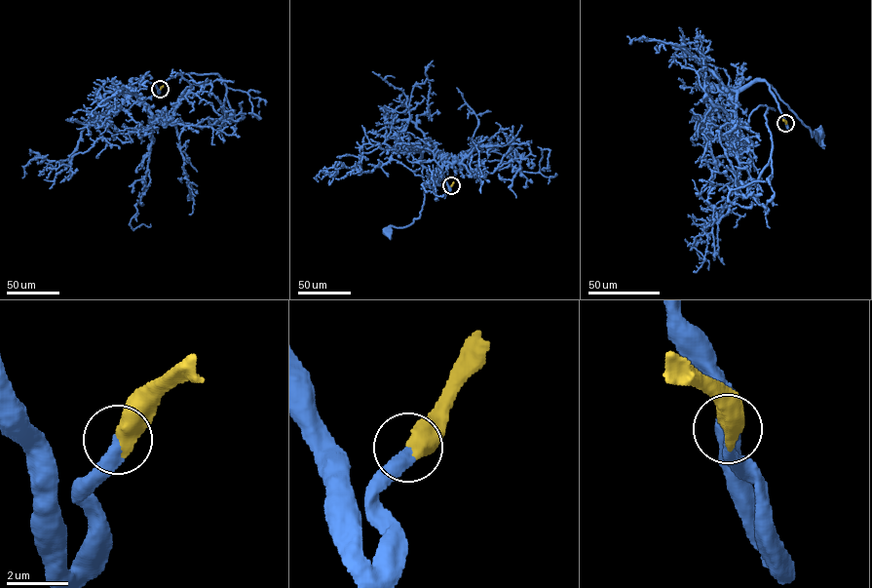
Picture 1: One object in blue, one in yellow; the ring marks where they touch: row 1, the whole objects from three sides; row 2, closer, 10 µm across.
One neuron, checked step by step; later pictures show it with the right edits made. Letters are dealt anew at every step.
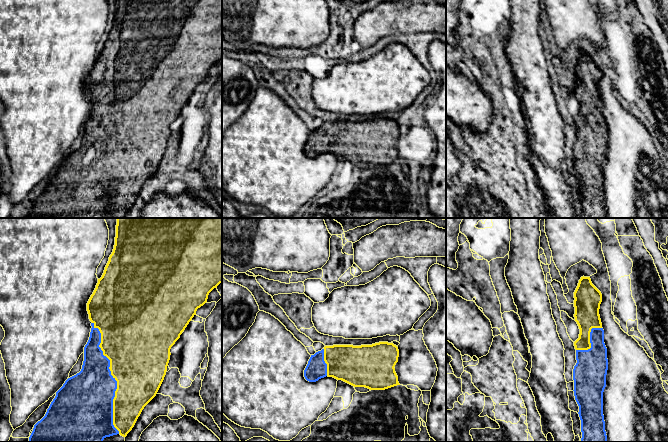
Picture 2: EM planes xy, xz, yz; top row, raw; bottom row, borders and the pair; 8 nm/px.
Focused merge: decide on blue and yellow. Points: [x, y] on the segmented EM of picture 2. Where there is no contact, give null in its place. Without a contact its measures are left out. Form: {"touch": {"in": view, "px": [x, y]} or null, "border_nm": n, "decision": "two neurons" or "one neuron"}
{"touch": {"in": "xy", "px": [112, 377]}, "border_nm": 900, "decision": "one neuron"}

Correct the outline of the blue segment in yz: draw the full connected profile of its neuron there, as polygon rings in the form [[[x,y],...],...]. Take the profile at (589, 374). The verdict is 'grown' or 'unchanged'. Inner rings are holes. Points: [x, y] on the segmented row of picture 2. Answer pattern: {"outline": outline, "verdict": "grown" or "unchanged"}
{"outline": [[[581,277],[574,292],[575,321],[580,334],[574,342],[577,363],[573,369],[574,396],[579,406],[581,420],[581,442],[607,442],[603,415],[603,392],[606,387],[608,370],[607,348],[604,343],[604,330],[599,315],[602,302],[601,292],[592,284],[590,277]]], "verdict": "grown"}

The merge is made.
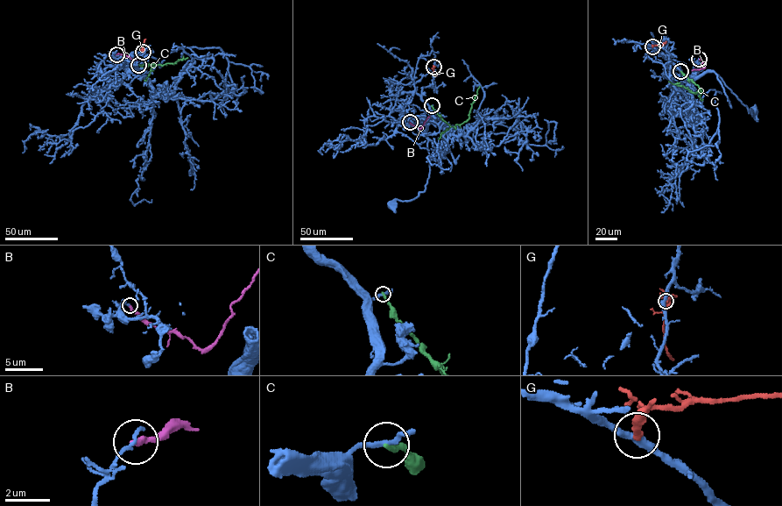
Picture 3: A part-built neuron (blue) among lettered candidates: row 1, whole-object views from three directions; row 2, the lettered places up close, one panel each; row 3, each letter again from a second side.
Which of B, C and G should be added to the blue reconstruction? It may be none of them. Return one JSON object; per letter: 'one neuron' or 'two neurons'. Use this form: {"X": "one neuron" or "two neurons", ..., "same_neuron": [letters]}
{"B": "two neurons", "C": "two neurons", "G": "two neurons", "same_neuron": []}

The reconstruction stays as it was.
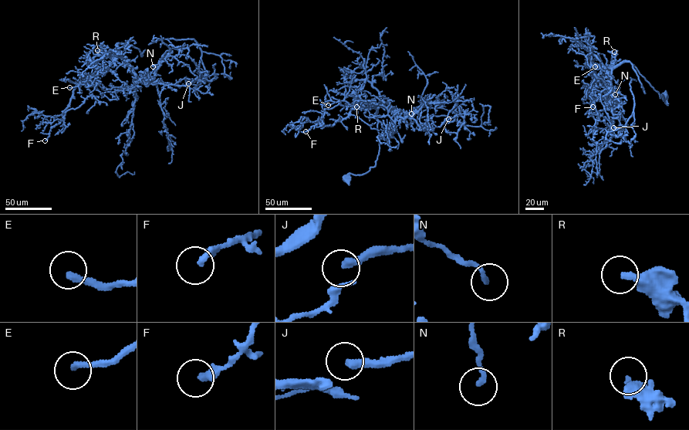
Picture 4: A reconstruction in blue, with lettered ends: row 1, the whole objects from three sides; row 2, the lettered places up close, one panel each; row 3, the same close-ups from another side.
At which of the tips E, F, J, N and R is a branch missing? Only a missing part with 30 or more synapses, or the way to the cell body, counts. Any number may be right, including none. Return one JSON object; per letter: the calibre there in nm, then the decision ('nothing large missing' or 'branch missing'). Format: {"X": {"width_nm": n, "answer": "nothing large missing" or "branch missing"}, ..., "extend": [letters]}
{"E": {"width_nm": 240, "answer": "branch missing"}, "F": {"width_nm": 280, "answer": "nothing large missing"}, "J": {"width_nm": 300, "answer": "nothing large missing"}, "N": {"width_nm": 180, "answer": "nothing large missing"}, "R": {"width_nm": 280, "answer": "branch missing"}, "extend": ["E", "R"]}

